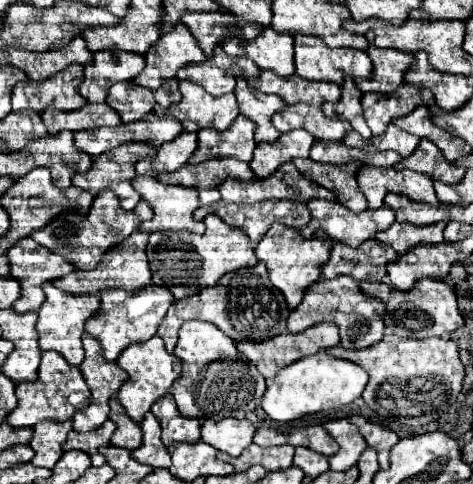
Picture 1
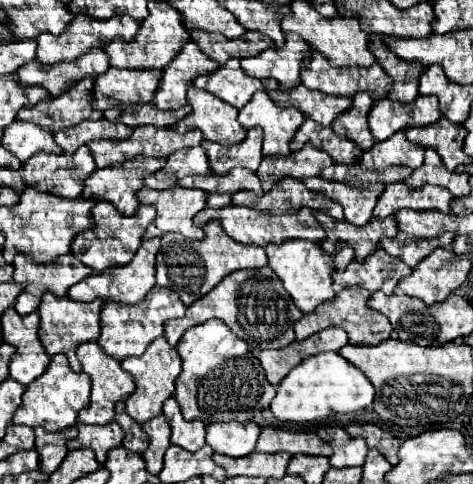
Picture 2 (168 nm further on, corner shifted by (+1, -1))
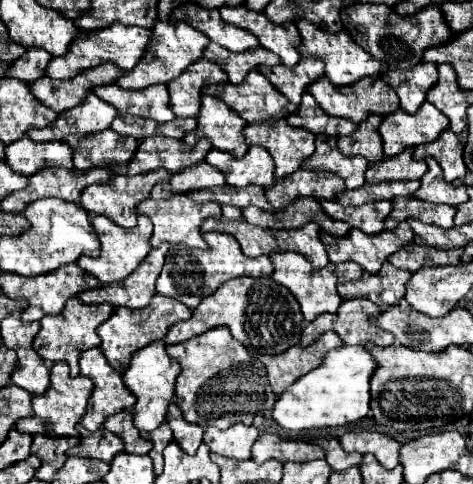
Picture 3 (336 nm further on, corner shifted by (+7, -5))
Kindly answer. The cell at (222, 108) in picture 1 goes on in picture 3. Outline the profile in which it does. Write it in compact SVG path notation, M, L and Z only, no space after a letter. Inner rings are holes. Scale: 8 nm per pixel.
M212 95L202 97L198 129L204 133L204 137L210 139L210 143L216 149L228 151L236 159L244 157L248 151L242 133L244 127L246 127L244 119L240 119L240 115L236 115L230 107L226 107L222 99Z

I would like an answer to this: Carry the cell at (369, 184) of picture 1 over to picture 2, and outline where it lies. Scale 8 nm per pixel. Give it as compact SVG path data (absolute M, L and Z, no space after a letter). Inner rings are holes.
M390 183L386 185L384 193L380 195L374 217L386 217L394 215L398 209L436 209L442 213L450 213L450 201L454 197L450 191L434 185L422 185L422 187L410 187L406 183Z

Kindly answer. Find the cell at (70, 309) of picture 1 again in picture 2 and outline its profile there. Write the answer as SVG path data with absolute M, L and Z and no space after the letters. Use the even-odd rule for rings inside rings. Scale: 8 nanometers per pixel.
M42 295L42 303L38 307L40 315L40 327L38 327L38 337L40 343L44 345L48 355L64 353L70 361L70 367L78 373L82 371L82 363L76 357L76 347L82 341L96 341L100 335L100 311L102 311L102 299L96 299L94 303L78 303L72 301L70 297L56 297L56 295Z

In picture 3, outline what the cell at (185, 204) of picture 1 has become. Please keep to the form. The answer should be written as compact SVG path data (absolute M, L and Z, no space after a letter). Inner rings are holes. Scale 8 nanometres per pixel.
M172 195L170 199L164 201L154 201L154 199L144 199L138 209L140 215L148 215L154 223L154 235L152 235L152 247L160 247L162 243L186 243L188 247L198 247L204 249L206 241L202 239L200 225L208 217L222 217L222 209L218 203L194 203L188 199L188 195Z

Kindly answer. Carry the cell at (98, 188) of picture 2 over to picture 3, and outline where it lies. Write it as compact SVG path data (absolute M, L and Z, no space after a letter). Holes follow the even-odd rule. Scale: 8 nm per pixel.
M158 169L154 173L146 175L136 175L136 177L124 177L116 175L110 185L90 185L82 191L82 207L94 215L104 215L112 219L120 227L134 227L136 225L136 203L144 201L150 197L150 191L156 183L164 183L170 179L170 173L164 169Z

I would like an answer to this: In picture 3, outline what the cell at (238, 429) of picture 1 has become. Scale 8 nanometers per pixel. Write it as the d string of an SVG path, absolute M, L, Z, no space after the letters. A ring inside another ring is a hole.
M236 423L224 431L216 427L208 427L204 433L204 443L210 447L212 453L218 453L236 461L246 461L250 457L250 449L258 439L258 435L260 431L254 425L246 427L242 423Z

